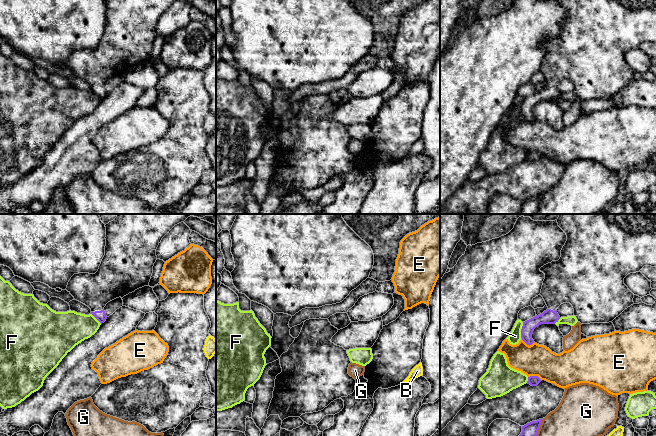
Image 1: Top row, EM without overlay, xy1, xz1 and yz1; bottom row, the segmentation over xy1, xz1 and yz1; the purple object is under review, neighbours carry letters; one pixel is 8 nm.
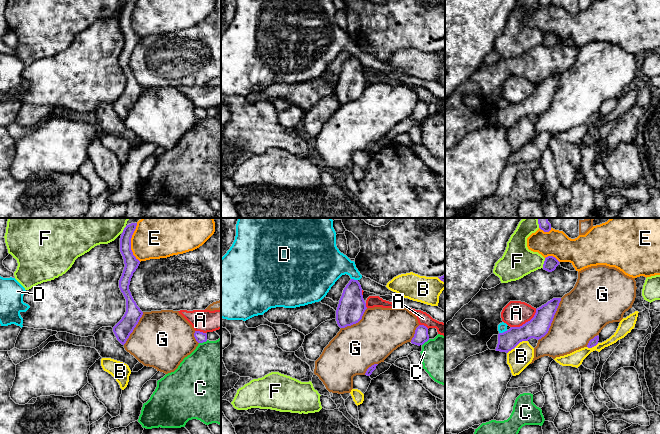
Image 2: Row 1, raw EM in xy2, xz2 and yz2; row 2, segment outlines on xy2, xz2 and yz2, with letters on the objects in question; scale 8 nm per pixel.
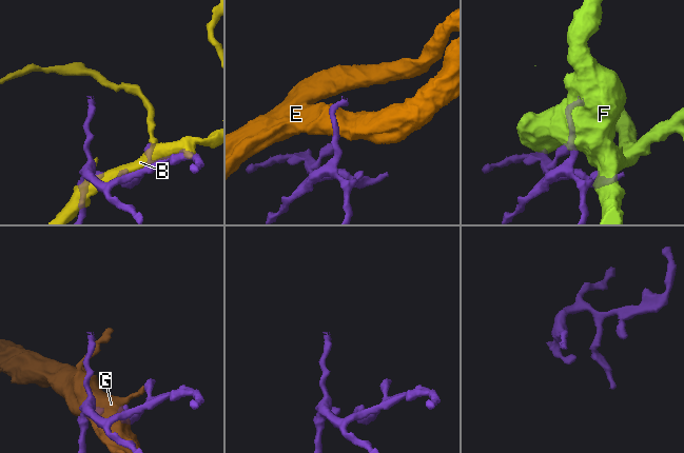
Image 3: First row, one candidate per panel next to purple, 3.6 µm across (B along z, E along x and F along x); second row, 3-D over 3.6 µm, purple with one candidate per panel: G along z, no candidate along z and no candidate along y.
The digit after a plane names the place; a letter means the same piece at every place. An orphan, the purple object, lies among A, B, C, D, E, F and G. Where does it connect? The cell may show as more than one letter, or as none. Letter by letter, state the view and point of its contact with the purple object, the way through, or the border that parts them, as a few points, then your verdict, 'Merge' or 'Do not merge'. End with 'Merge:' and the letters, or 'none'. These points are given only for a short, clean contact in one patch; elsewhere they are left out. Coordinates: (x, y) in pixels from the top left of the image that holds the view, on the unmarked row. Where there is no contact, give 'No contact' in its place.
A: Touches purple at yz2 (526, 98). Do not merge
B: Touches purple at yz2 (517, 120). Do not merge
C: Touches purple at xy2 (203, 117). Do not merge
D: Touches purple at yz2 (503, 108). Do not merge
E: Touches purple at xy2 (130, 19). Boundary: xy2 (136, 0), (131, 14), (131, 27), (140, 37). Do not merge
F: Touches purple at yz1 (521, 106). Do not merge
G: Touches purple at yz2 (552, 96). Do not merge
Merge: none

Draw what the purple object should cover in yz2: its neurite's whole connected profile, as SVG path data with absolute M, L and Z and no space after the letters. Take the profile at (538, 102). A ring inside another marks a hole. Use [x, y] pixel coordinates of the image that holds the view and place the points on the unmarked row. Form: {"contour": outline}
{"contour": "M553 74L546 80L536 85L534 93L520 103L511 103L509 106L498 110L496 127L508 129L520 118L531 114L541 115L551 102L561 74Z"}

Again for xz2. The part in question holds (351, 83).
{"contour": "M351 55L343 66L336 86L336 97L340 104L358 99L367 85L362 64L358 56Z"}

